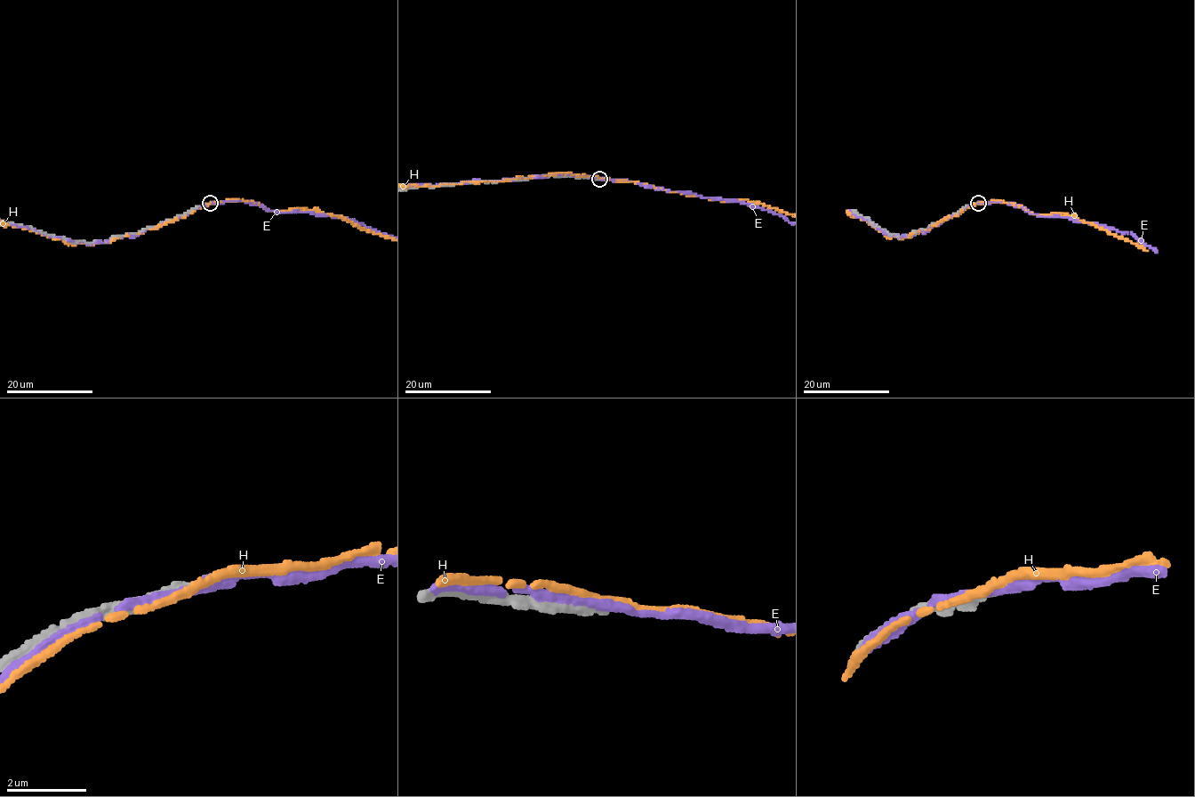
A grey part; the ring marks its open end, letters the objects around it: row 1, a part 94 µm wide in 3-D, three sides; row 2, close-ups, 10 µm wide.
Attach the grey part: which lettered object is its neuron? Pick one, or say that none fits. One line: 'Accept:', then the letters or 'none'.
Accept: none

